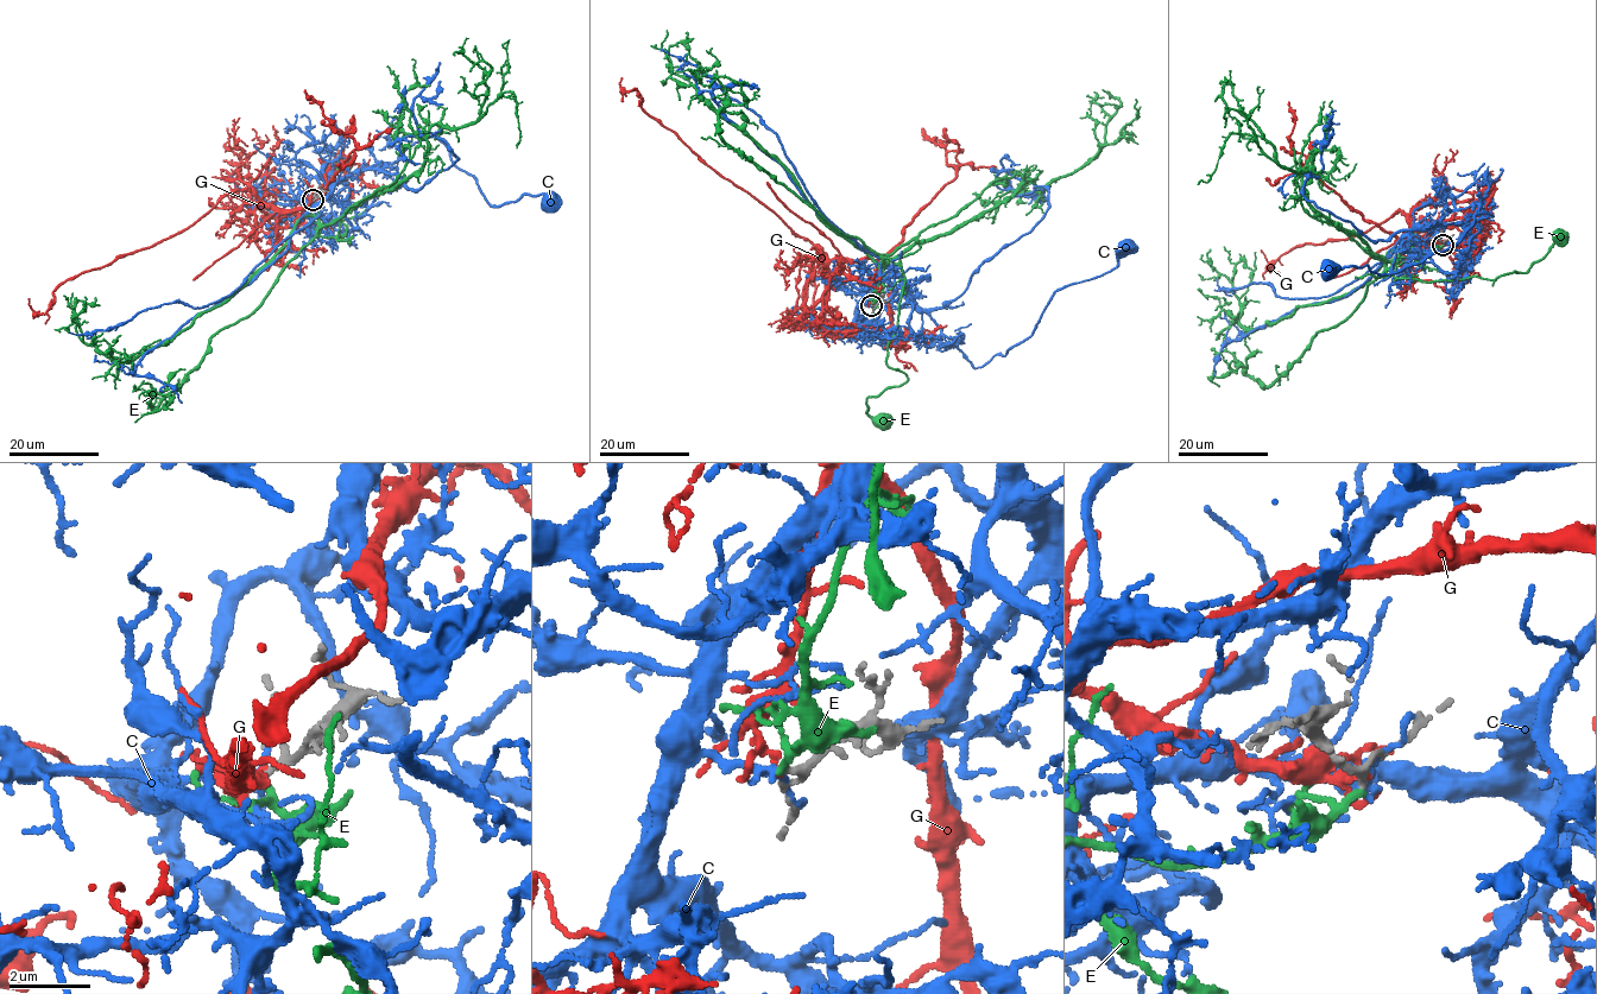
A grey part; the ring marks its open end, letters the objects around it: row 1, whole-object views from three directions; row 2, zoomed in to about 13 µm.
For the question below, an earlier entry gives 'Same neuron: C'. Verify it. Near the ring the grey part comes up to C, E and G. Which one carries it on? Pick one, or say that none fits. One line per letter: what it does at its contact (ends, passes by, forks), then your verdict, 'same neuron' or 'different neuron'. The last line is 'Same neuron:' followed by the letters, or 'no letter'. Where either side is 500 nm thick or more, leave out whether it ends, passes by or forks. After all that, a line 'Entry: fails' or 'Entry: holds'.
C: it passes by | different neuron
E: it passes by | same neuron
G: it passes by | different neuron
Same neuron: E
Entry: fails

